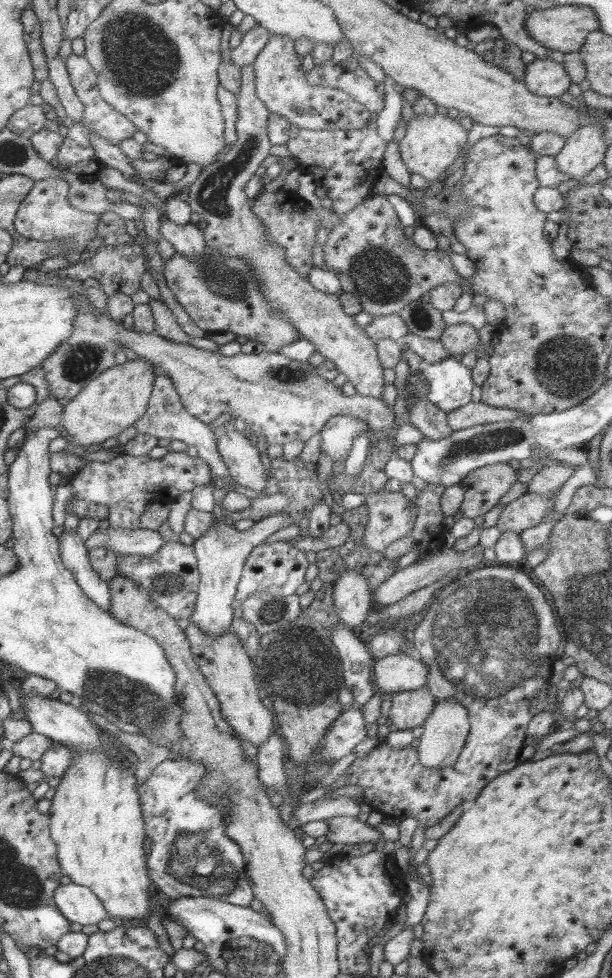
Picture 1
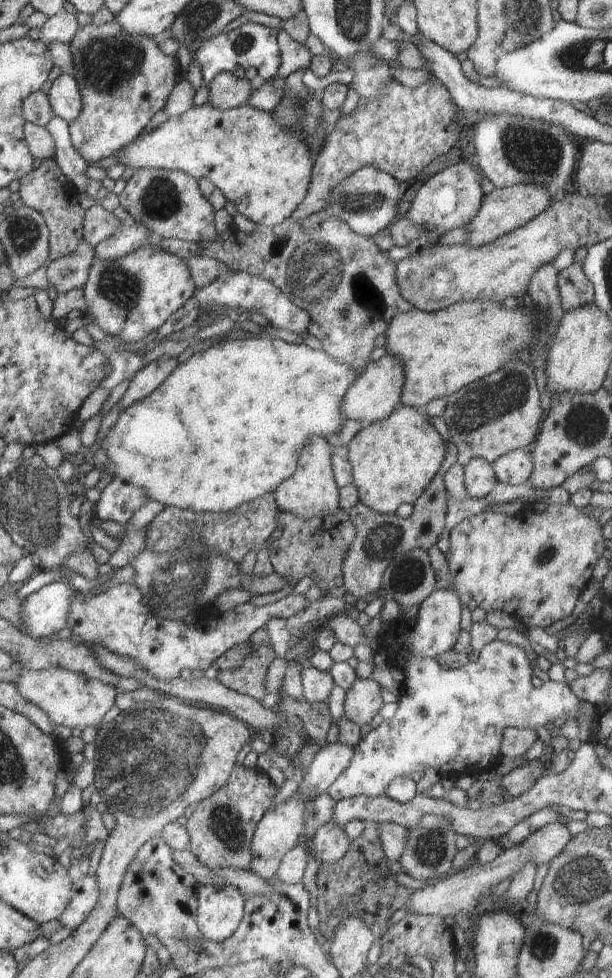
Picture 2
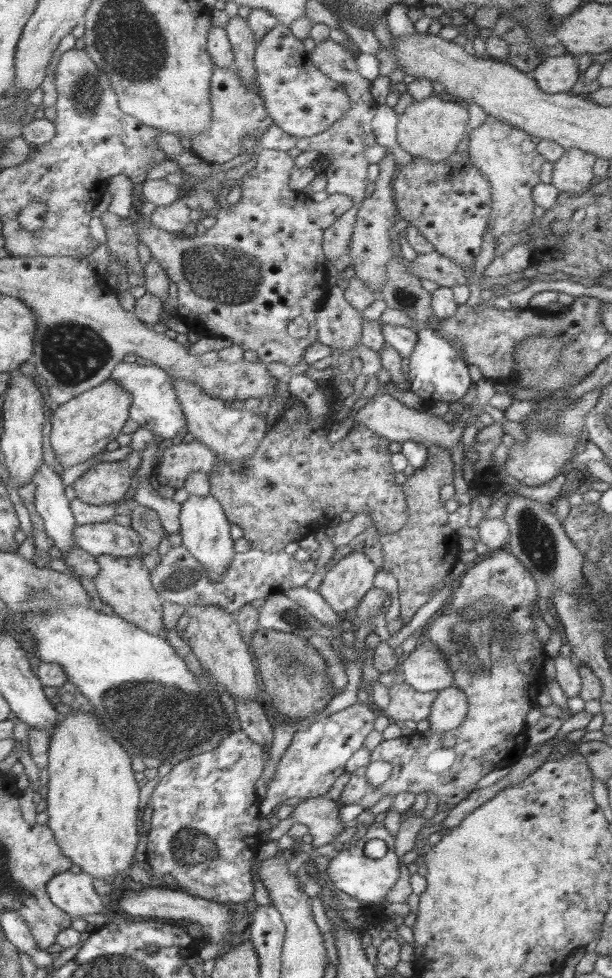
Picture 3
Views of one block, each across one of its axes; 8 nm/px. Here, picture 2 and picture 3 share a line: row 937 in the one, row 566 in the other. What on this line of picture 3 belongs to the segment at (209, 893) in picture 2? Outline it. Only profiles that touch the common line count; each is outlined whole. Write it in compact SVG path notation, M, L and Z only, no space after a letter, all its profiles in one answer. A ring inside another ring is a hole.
M189 495L184 502L180 503L180 534L182 545L188 552L206 566L210 580L220 582L222 576L228 572L228 566L234 560L234 541L230 537L231 524L225 518L225 512L218 500L212 495L198 496Z

